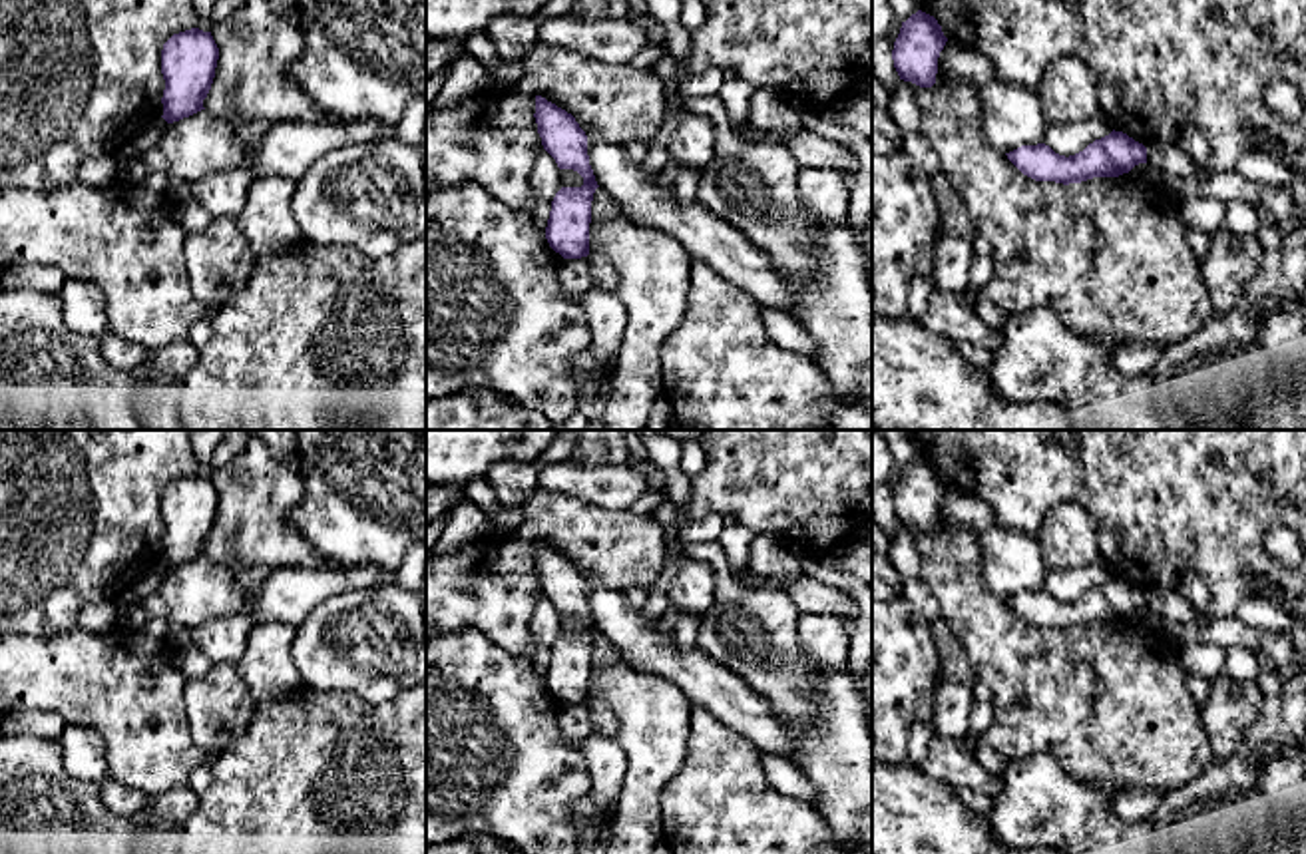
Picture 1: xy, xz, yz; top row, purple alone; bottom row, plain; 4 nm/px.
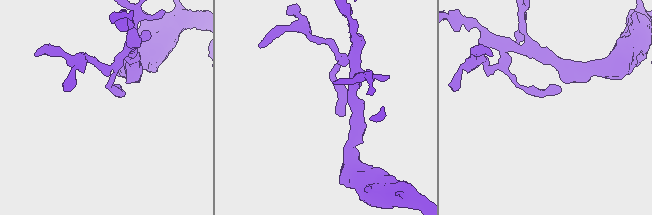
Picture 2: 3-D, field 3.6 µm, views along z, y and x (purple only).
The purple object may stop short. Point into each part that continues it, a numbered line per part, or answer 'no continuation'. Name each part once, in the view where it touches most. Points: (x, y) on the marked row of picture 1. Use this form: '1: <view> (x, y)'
no continuation

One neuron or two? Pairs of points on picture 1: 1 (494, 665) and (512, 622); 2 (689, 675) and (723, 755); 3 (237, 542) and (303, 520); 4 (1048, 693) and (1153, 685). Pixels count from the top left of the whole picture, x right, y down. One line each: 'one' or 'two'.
1: two
2: two
3: two
4: one

